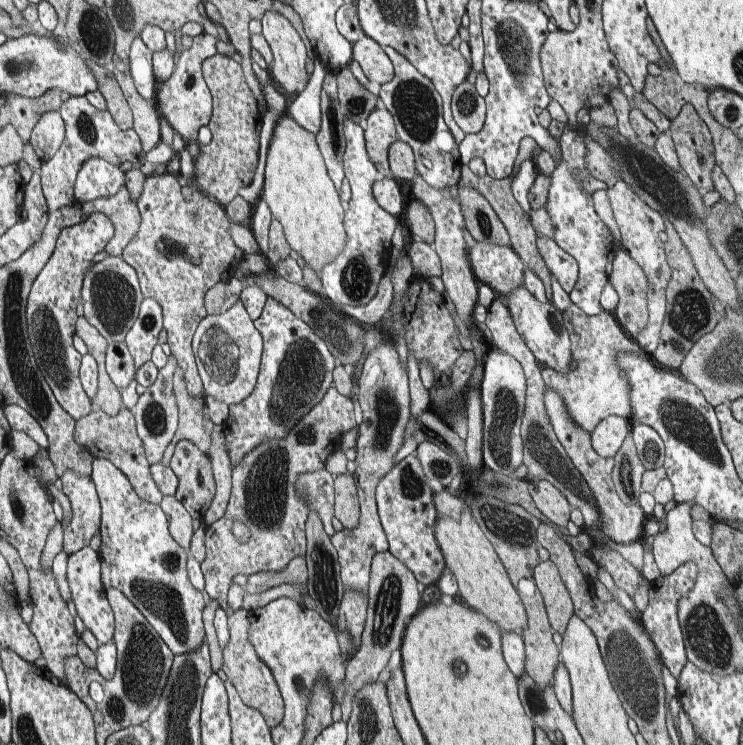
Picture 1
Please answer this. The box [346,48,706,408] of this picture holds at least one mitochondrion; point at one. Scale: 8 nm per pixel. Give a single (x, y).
(653, 179)

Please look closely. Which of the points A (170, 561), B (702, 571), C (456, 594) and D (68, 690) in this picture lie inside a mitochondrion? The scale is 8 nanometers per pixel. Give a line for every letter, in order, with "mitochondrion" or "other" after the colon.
A: mitochondrion
B: other
C: other
D: other

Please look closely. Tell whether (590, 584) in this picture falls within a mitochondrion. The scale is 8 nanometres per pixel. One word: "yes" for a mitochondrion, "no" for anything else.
no

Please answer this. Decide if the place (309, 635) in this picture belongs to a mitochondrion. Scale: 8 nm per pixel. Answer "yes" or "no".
no

